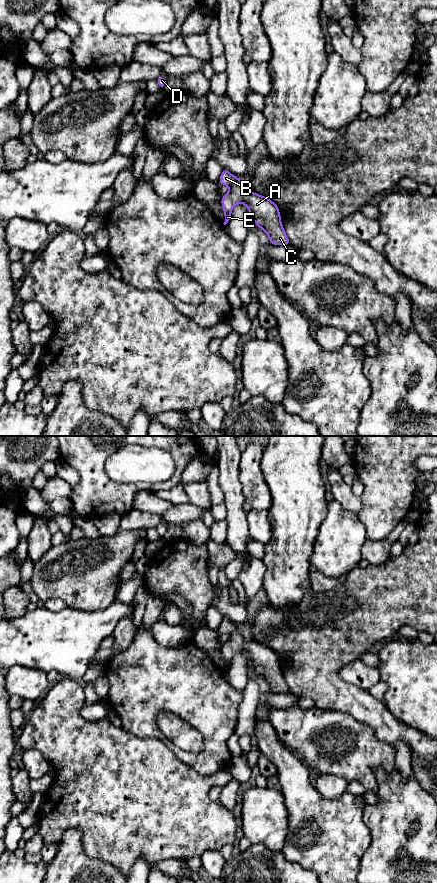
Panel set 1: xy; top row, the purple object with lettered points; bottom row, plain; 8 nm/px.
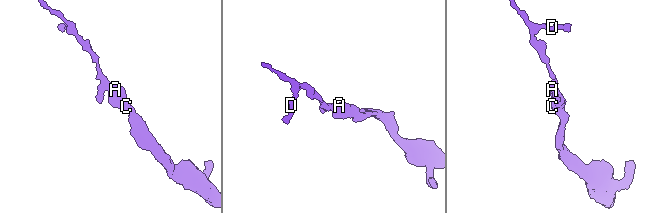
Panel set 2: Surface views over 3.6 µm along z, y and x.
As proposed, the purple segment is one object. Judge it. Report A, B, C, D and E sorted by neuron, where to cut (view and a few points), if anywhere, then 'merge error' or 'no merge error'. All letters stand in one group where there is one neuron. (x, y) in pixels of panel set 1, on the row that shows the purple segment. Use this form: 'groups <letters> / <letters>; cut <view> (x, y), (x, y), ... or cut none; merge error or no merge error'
groups A B C D E; cut none; no merge error

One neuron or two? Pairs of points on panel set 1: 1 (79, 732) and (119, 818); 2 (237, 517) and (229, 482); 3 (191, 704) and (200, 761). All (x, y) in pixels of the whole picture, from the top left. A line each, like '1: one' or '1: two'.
1: one
2: one
3: one

